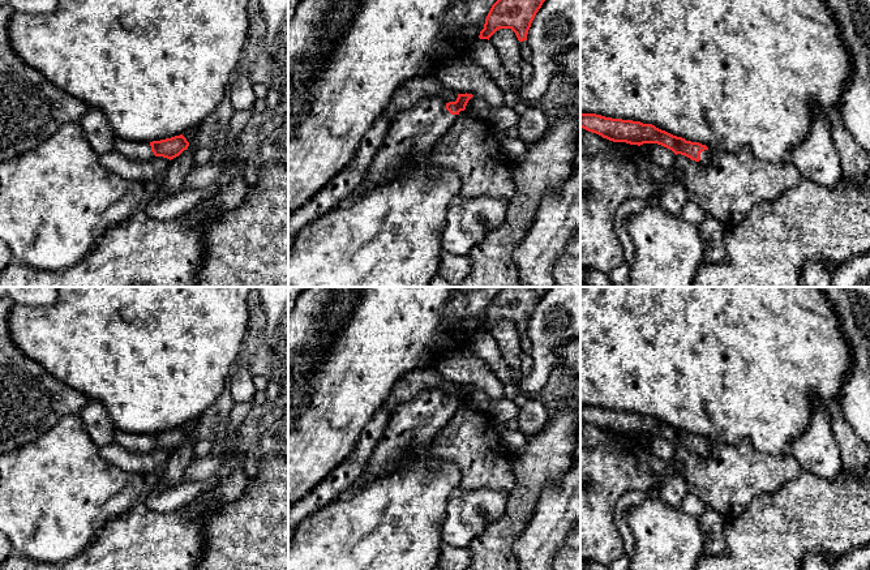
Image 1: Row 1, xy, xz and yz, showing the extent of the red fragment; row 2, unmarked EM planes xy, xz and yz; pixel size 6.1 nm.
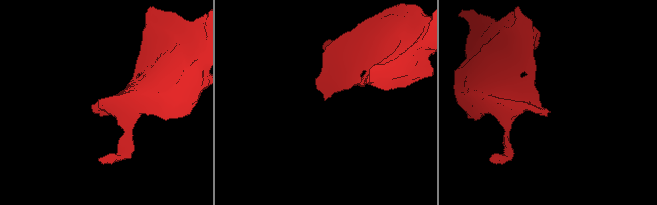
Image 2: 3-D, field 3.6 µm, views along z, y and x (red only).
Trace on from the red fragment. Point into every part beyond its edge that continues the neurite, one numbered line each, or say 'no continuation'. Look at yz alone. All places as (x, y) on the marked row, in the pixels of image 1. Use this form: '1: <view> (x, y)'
1: yz (706, 157)

